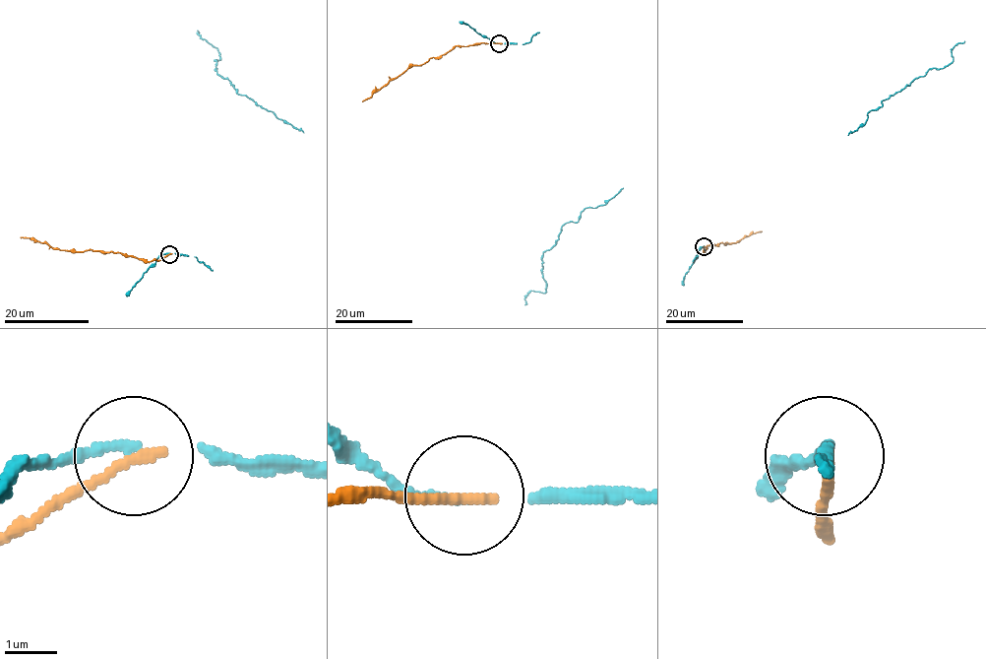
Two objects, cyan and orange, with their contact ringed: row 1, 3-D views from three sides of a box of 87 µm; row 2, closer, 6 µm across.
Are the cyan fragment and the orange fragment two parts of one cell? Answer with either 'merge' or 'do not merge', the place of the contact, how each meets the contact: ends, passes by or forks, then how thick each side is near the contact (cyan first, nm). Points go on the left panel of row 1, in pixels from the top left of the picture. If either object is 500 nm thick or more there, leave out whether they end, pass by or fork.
do not merge; place (169, 254); cyan passes by; orange ends; calibres 120 and 240 nm

